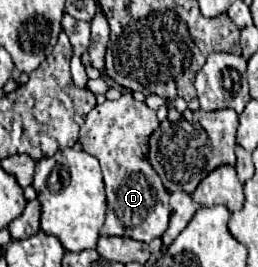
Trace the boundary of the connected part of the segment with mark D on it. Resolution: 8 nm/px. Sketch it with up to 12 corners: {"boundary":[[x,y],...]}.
{"boundary":[[129,92],[97,104],[81,146],[101,162],[101,236],[149,244],[169,192],[147,162],[155,110]]}

